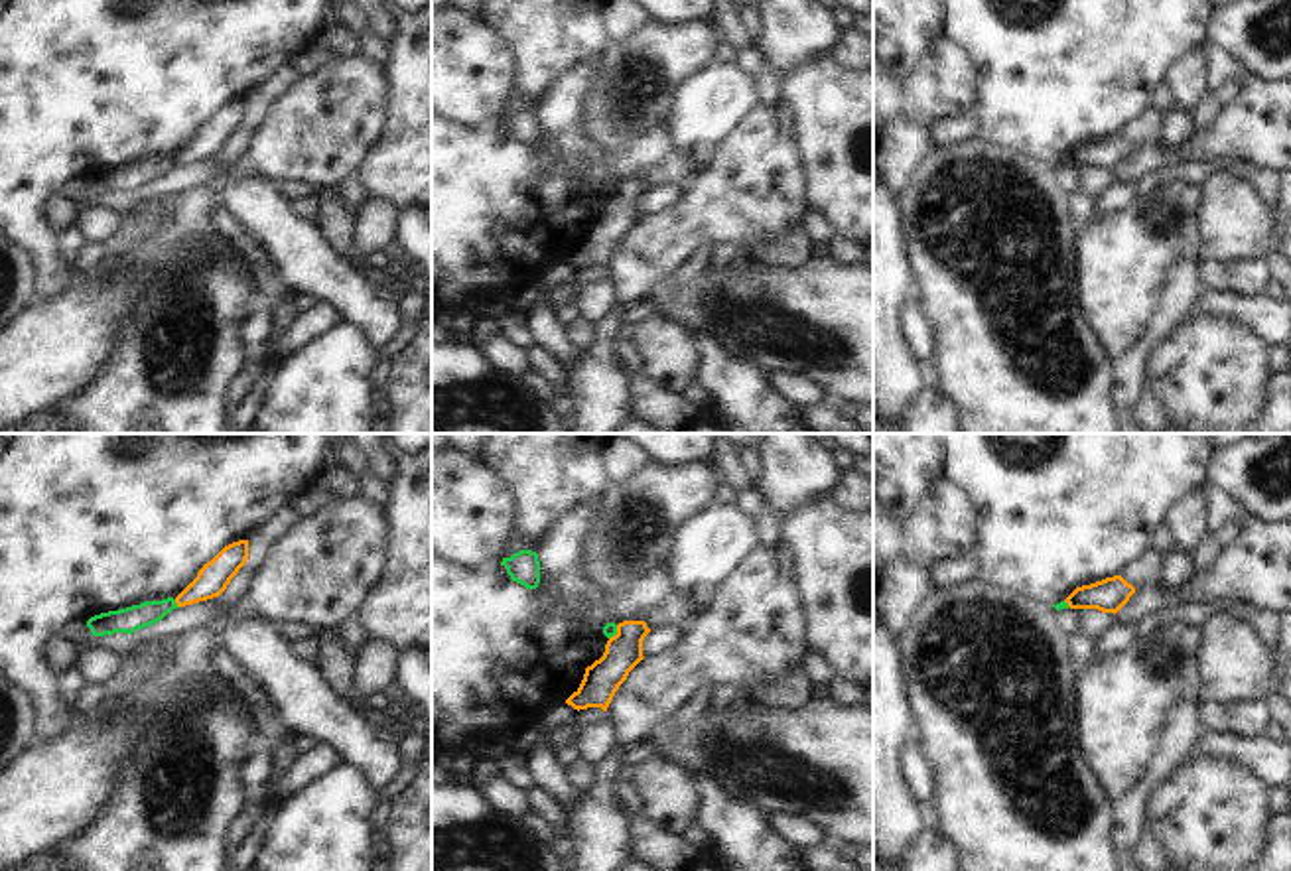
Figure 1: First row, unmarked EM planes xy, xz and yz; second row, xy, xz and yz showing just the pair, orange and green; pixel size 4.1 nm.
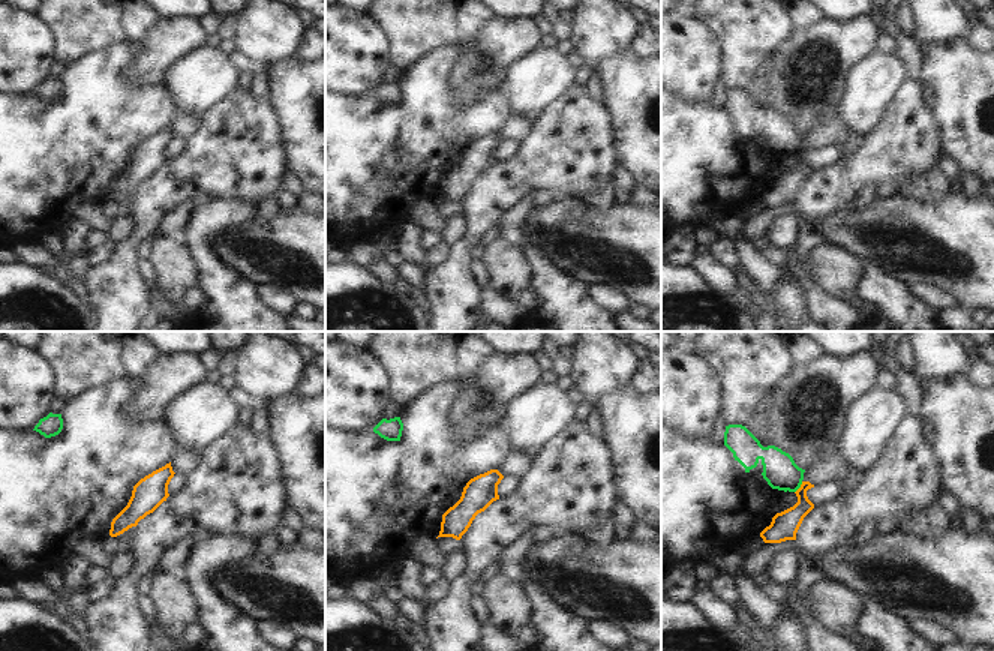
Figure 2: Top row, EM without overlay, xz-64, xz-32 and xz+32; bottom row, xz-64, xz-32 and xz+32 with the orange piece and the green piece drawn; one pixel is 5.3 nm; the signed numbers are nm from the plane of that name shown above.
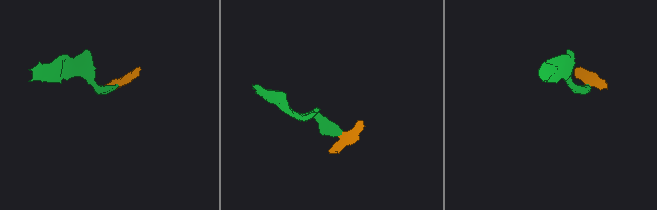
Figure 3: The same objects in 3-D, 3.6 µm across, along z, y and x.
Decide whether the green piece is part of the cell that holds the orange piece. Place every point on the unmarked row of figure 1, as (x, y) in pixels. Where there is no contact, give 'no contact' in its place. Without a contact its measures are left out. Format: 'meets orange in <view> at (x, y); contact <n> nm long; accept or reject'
meets orange in xy at (176, 160); contact 40 nm long; reject

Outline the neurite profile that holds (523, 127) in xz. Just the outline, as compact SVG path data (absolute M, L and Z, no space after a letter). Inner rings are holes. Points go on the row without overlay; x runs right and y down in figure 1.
M520 108L510 116L503 116L501 124L512 140L524 144L526 148L536 148L540 142L540 120L538 112L530 108Z

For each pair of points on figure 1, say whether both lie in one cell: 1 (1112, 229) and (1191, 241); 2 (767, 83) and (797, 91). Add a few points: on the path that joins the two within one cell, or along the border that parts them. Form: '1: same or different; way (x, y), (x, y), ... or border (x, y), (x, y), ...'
1: same; way (1132, 239), (1171, 239)
2: different; border (783, 77), (779, 99)

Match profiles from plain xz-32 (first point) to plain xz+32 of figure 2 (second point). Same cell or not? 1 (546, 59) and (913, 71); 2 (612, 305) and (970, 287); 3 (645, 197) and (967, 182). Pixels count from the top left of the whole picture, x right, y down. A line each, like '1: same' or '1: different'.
1: different
2: different
3: same

